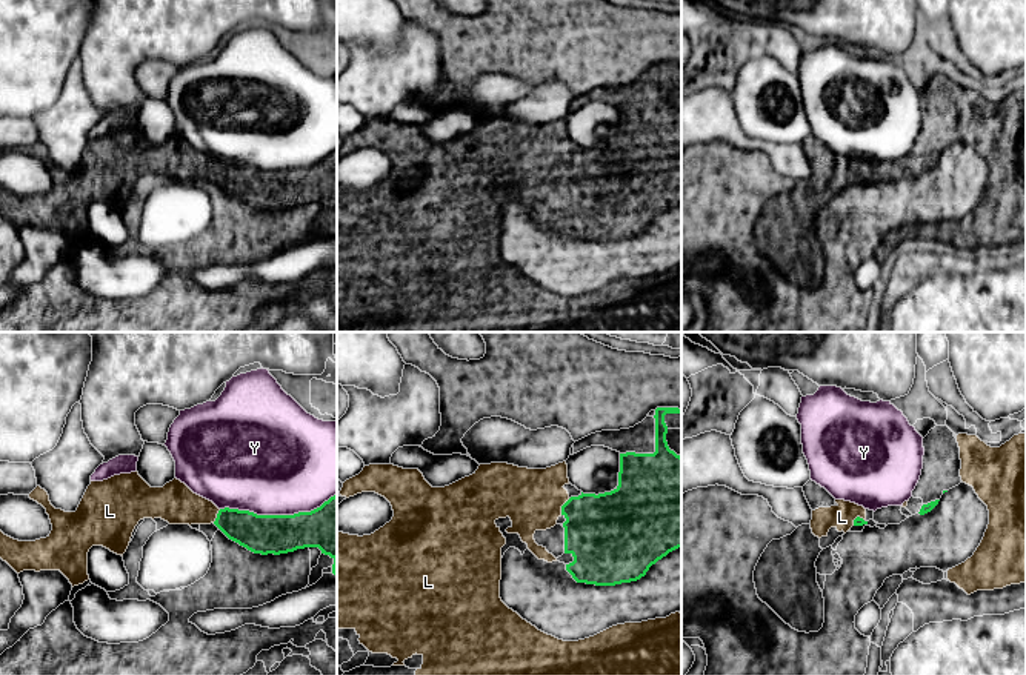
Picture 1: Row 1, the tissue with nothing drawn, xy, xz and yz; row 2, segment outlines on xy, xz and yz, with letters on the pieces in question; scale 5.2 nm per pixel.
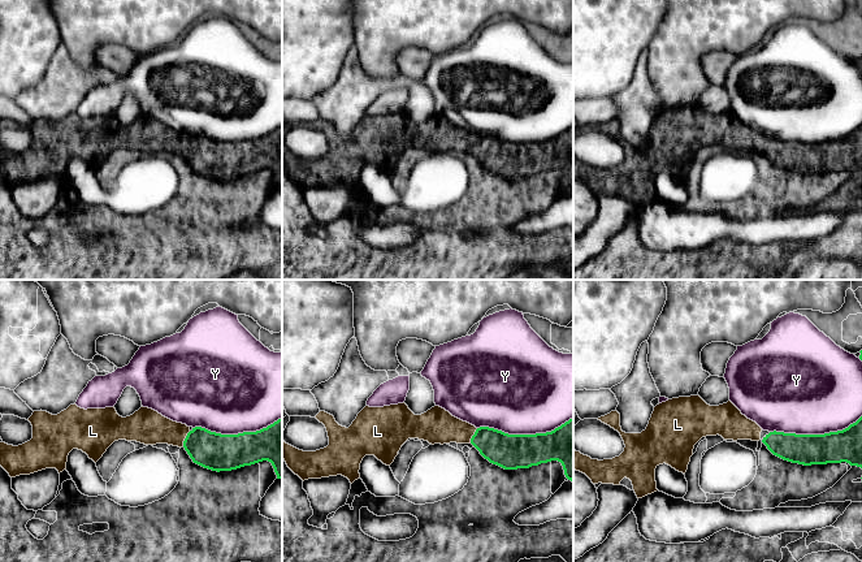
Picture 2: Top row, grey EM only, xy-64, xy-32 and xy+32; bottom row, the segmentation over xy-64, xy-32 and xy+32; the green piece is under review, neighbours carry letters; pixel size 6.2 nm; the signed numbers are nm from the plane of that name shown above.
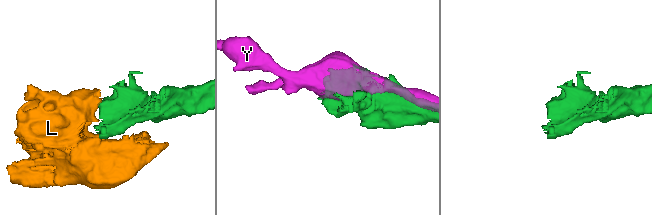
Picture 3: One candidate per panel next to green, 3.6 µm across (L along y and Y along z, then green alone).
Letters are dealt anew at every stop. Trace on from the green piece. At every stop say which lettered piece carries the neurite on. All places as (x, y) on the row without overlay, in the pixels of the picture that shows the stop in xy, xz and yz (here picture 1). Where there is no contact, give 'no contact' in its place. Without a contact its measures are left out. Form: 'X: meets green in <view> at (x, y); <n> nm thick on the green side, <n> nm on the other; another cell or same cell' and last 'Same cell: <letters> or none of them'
L: meets green in xz at (562, 162); 400 nm thick on the green side, 320 nm on the other; same cell
Y: meets green in xy at (277, 171); 220 nm thick on the green side, 500 nm on the other; another cell
Same cell: L

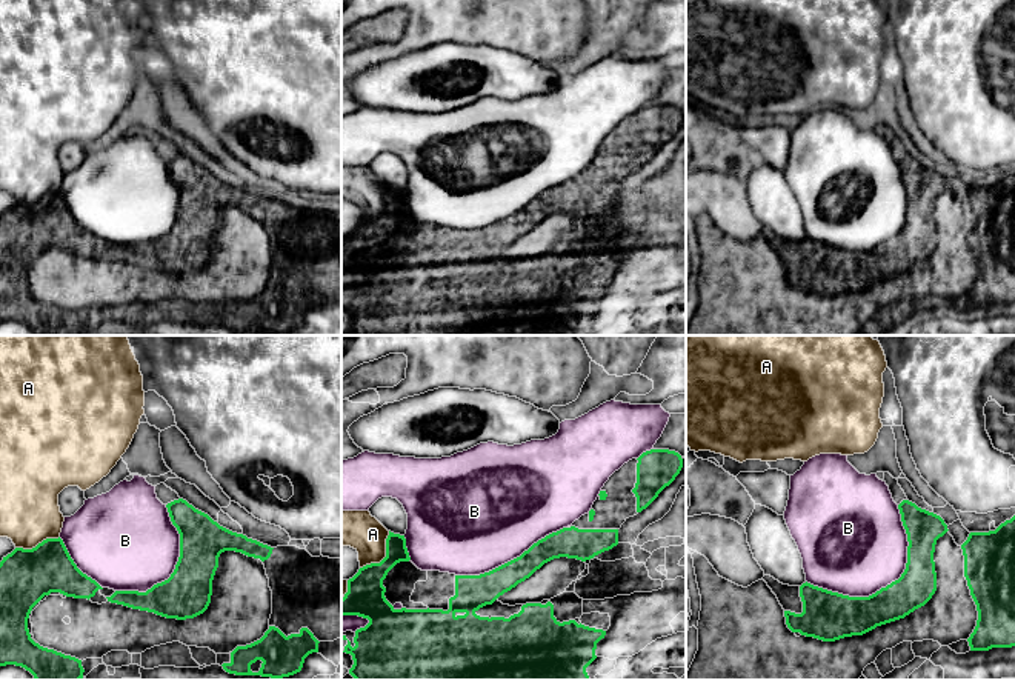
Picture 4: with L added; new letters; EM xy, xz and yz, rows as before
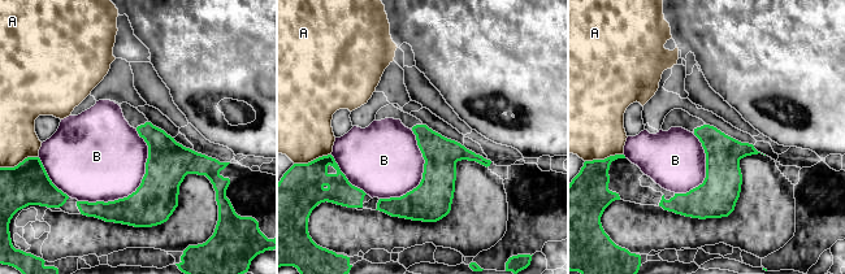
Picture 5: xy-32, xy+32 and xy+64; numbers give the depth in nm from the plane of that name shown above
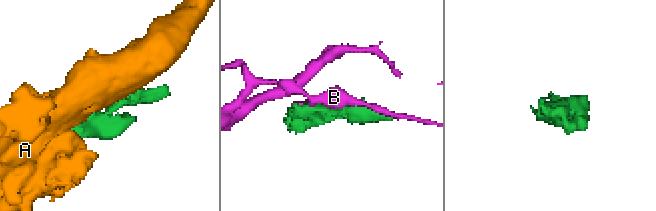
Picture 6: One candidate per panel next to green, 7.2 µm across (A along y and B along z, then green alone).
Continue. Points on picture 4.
A: meets green in xz at (386, 211); 200 nm thick on the green side, 200 nm on the other; another cell
B: meets green in yz at (888, 240); 200 nm thick on the green side, 480 nm on the other; another cell
Same cell: none of them

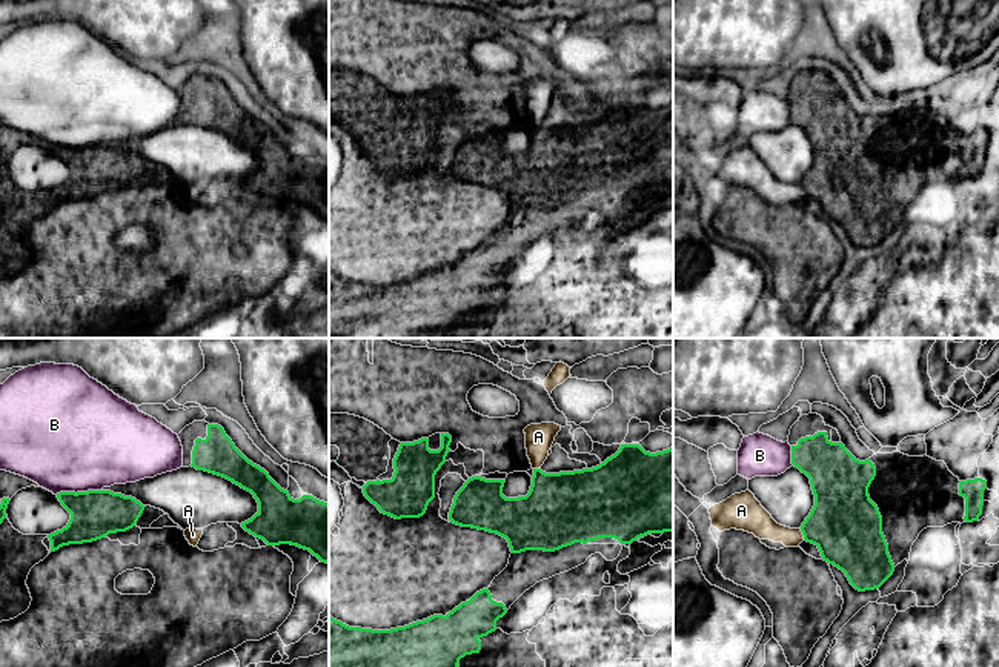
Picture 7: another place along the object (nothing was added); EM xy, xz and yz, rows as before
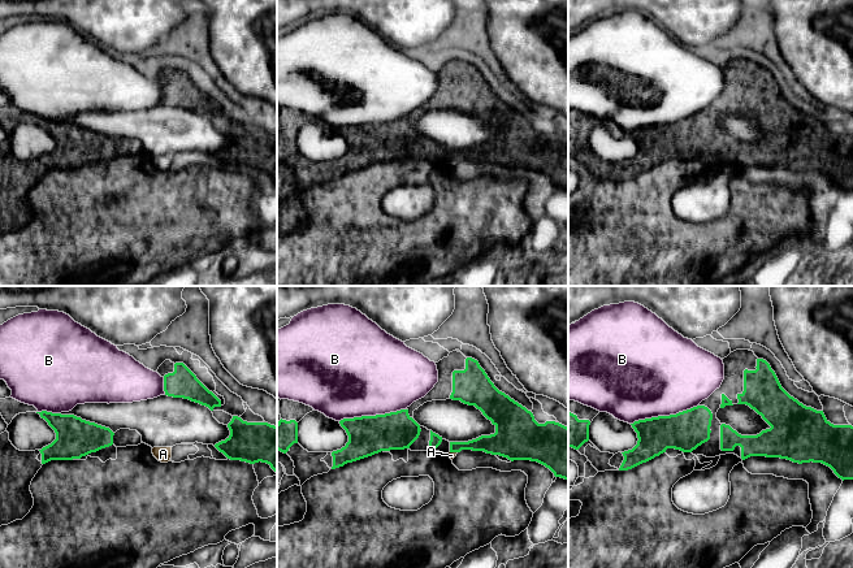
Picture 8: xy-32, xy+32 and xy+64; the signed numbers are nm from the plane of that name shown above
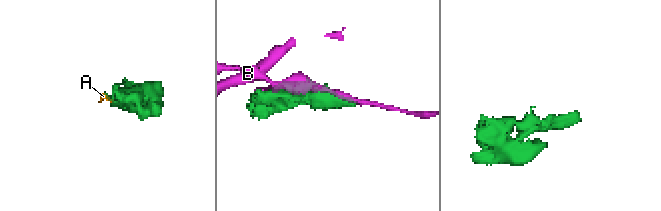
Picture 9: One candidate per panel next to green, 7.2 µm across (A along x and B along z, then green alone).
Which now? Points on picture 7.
A: meets green in yz at (803, 189); 380 nm thick on the green side, 140 nm on the other; another cell
B: meets green in xy at (77, 148); 260 nm thick on the green side, 500 nm on the other; another cell
Same cell: none of them

